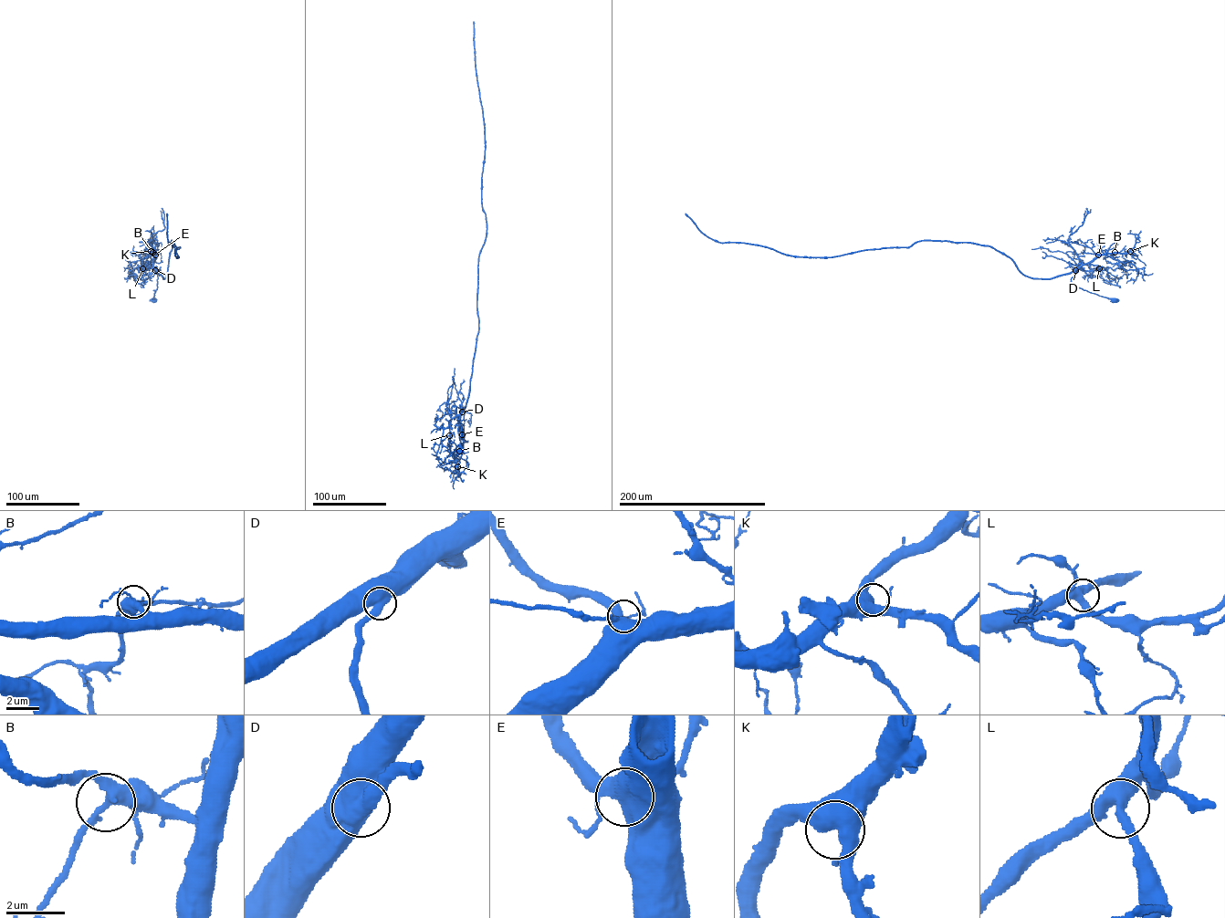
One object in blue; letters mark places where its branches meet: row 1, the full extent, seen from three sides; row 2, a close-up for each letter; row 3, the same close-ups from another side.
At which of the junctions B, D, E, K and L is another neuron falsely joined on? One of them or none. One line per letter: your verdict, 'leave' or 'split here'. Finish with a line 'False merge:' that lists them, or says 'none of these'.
B: leave
D: leave
E: leave
K: leave
L: leave
False merge: none of these

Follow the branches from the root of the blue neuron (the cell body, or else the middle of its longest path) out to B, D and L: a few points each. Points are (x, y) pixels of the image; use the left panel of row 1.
B: (154, 300), (158, 276), (153, 267), (156, 254), (152, 252)
D: (154, 300), (158, 278), (155, 270)
L: (154, 300), (157, 271), (153, 267), (142, 268)

